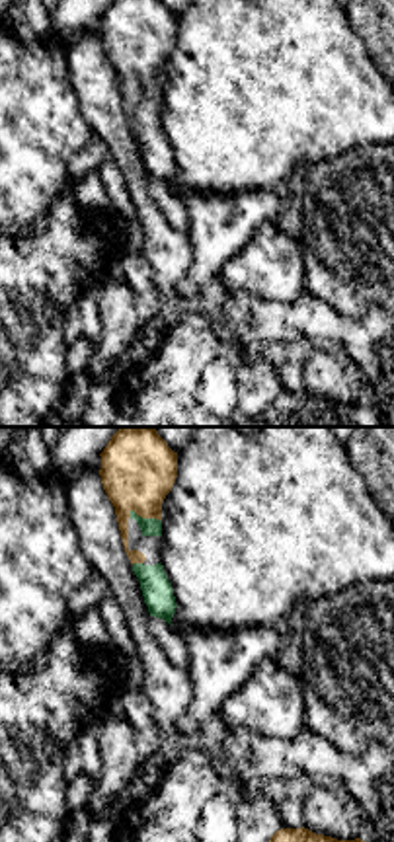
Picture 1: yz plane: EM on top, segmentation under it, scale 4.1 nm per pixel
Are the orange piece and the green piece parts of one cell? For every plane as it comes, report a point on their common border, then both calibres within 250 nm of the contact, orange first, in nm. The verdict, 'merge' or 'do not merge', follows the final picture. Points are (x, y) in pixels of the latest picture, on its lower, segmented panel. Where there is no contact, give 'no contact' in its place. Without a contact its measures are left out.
meets orange at (145, 517); 300 nm thick on the orange side, 80 nm on the other

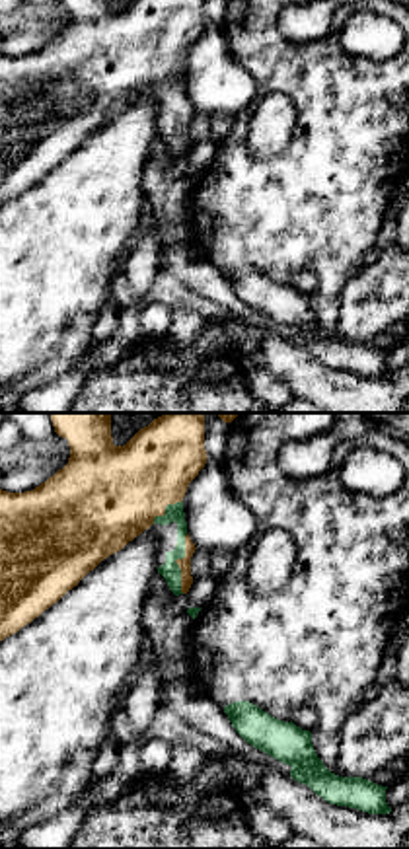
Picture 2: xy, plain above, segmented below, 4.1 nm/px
meets orange at (176, 561); 50 nm thick on the orange side, 80 nm on the other

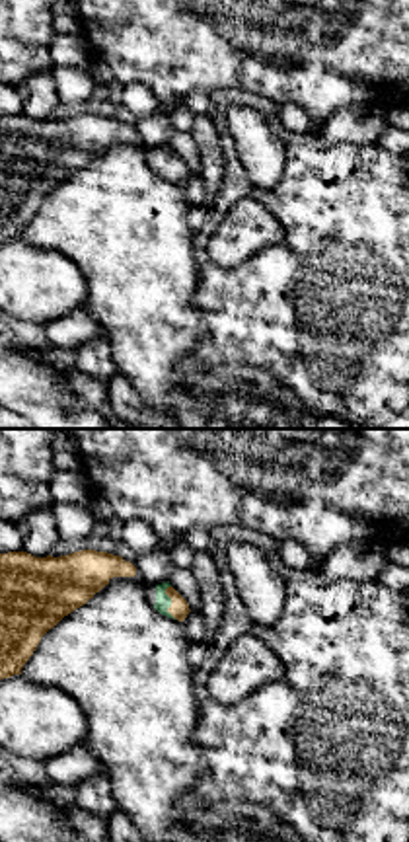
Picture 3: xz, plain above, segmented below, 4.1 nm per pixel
meets orange at (172, 603); 80 nm thick on the orange side, 60 nm on the other

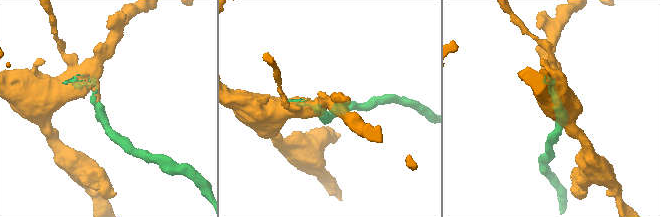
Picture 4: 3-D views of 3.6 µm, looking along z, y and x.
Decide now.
merge

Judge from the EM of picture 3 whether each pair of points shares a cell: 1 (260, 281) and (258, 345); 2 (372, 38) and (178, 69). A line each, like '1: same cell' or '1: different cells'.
1: same cell
2: same cell

